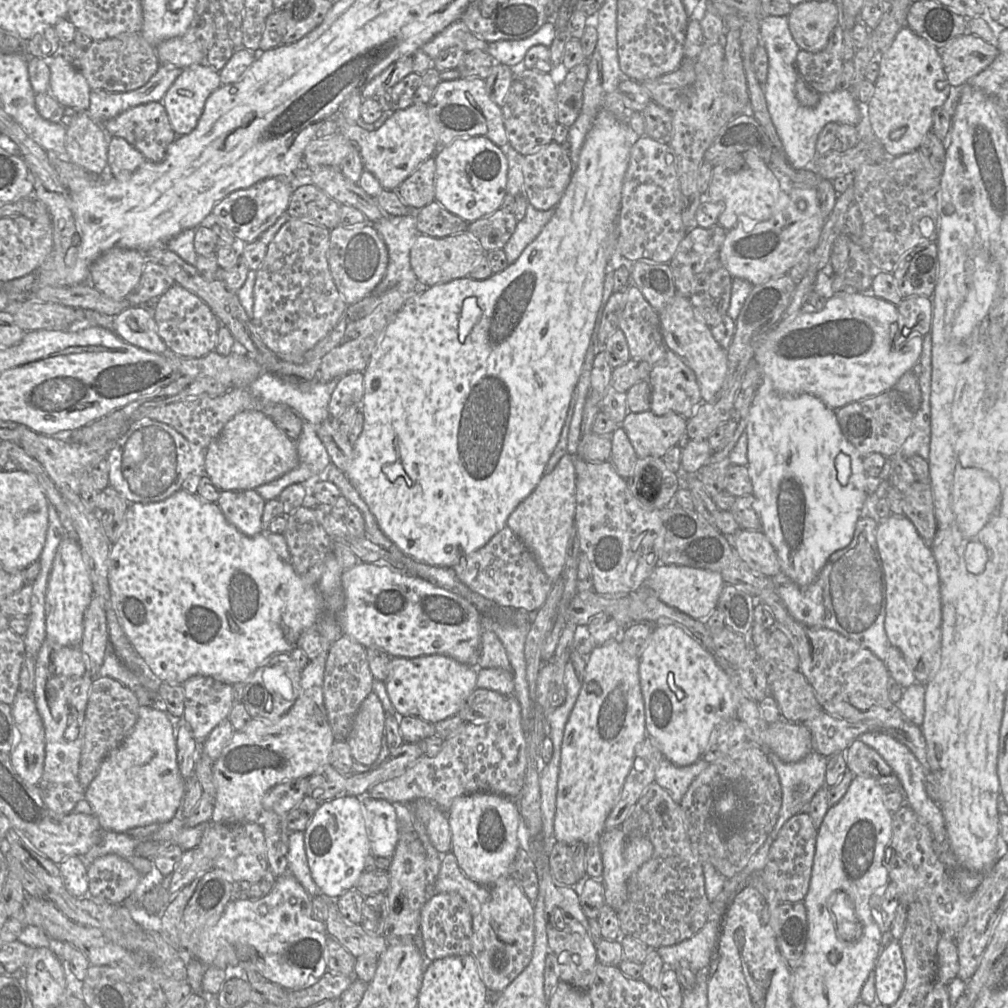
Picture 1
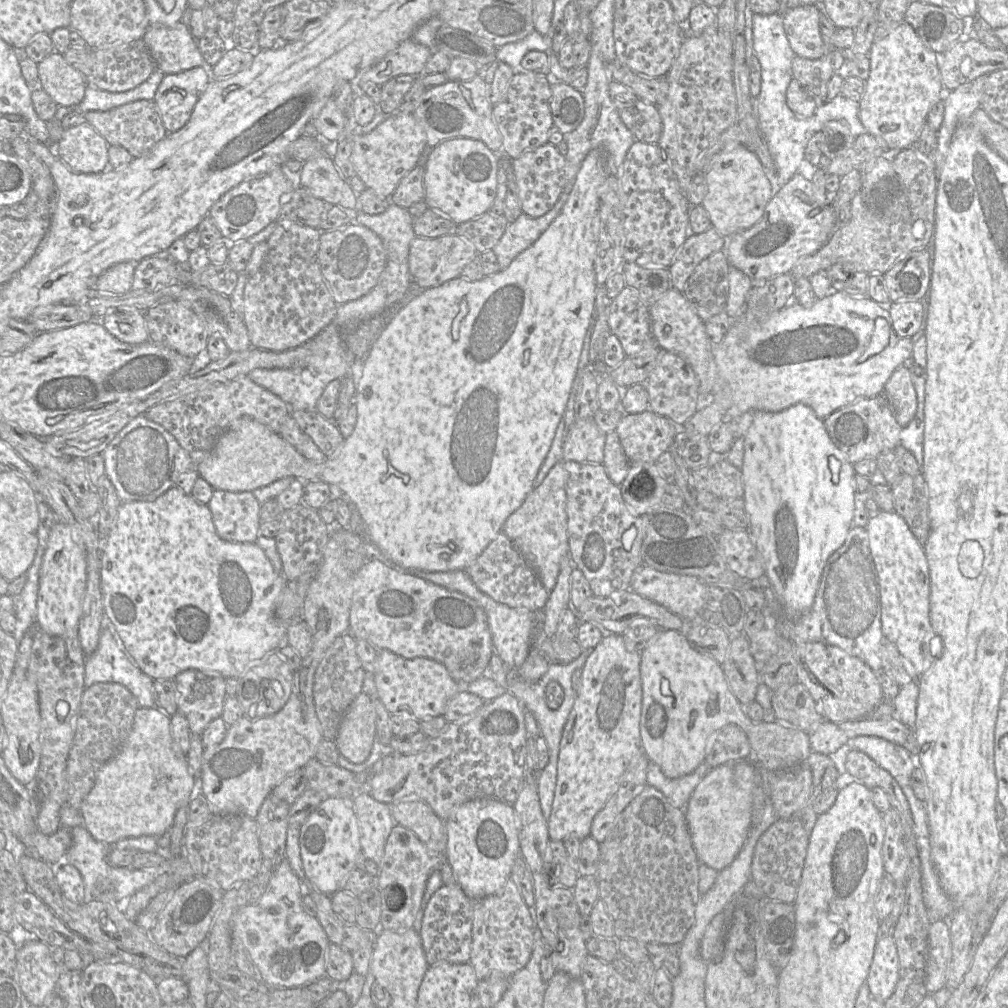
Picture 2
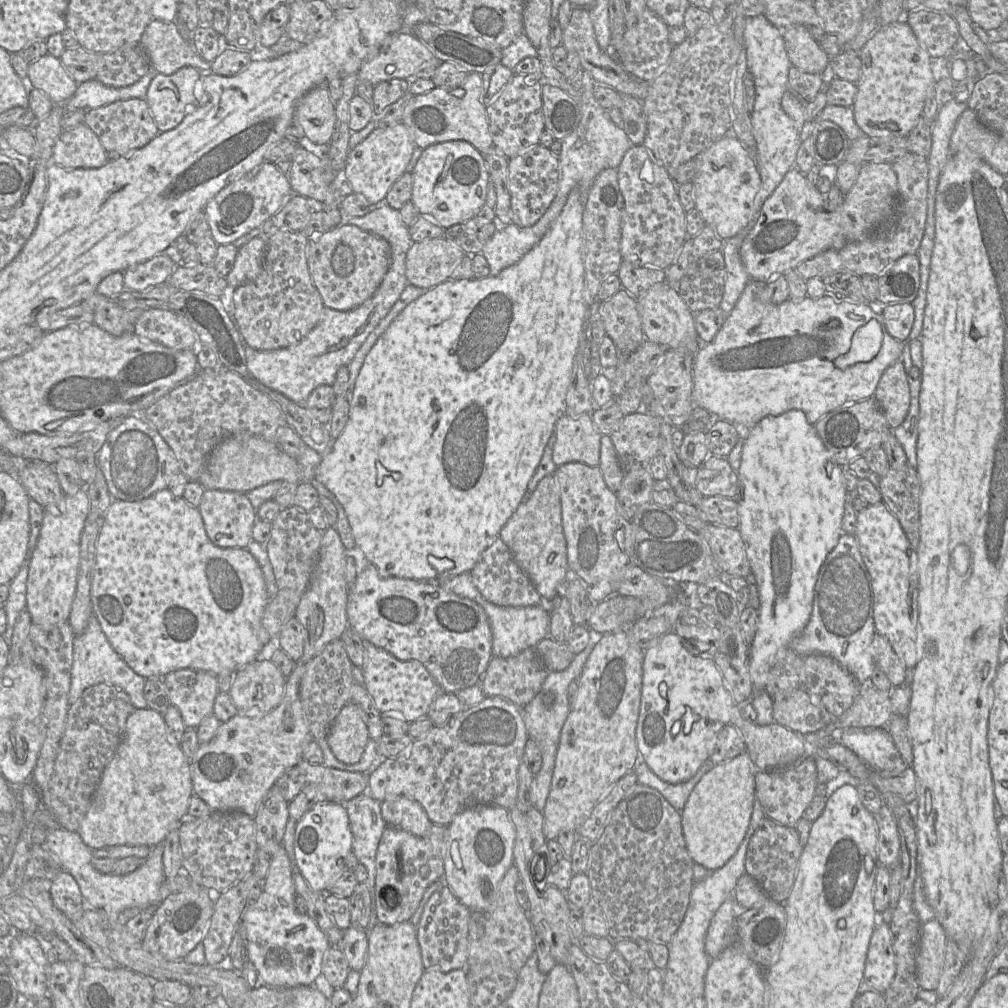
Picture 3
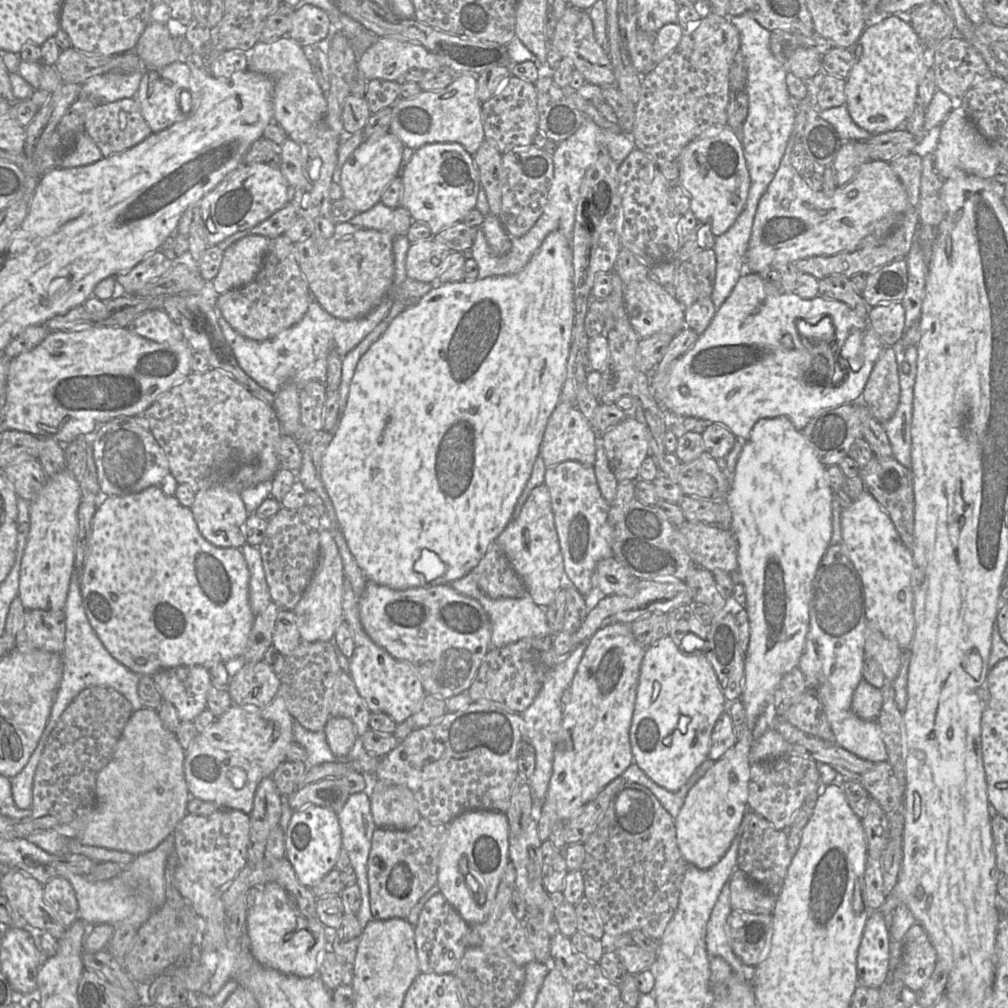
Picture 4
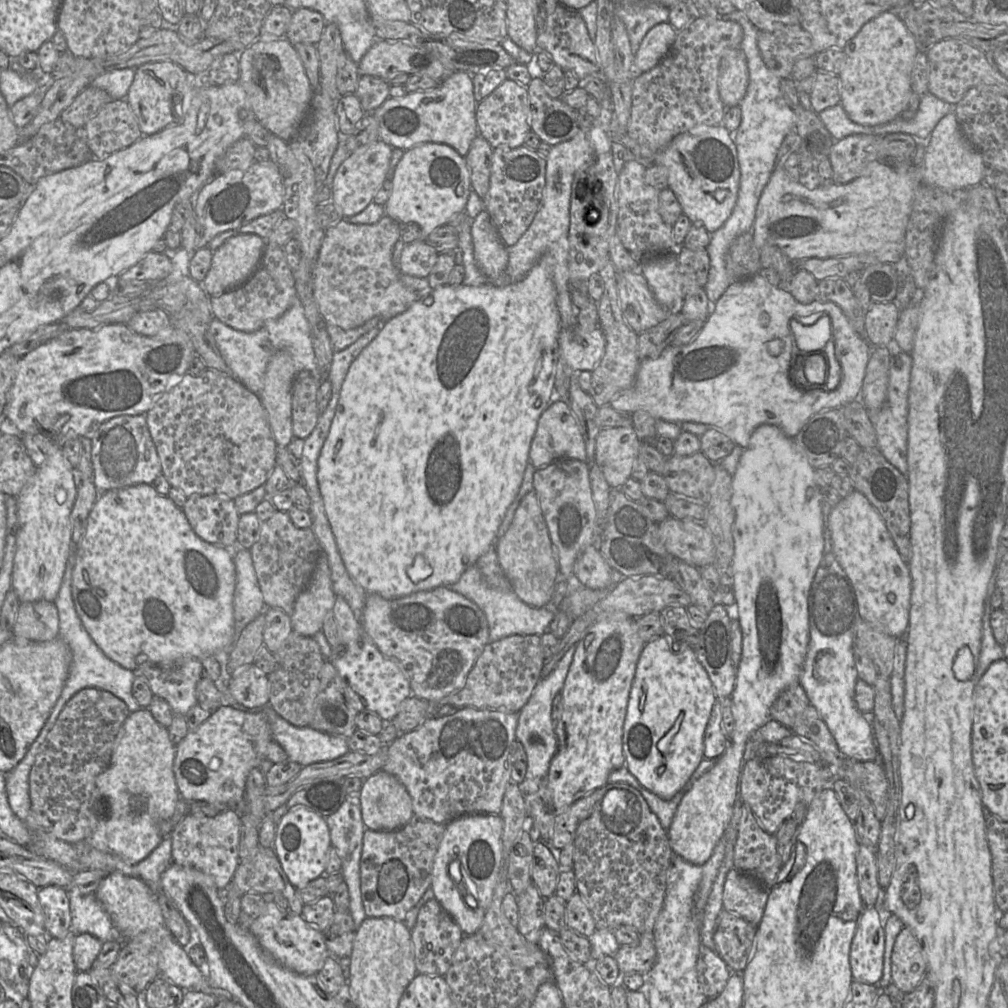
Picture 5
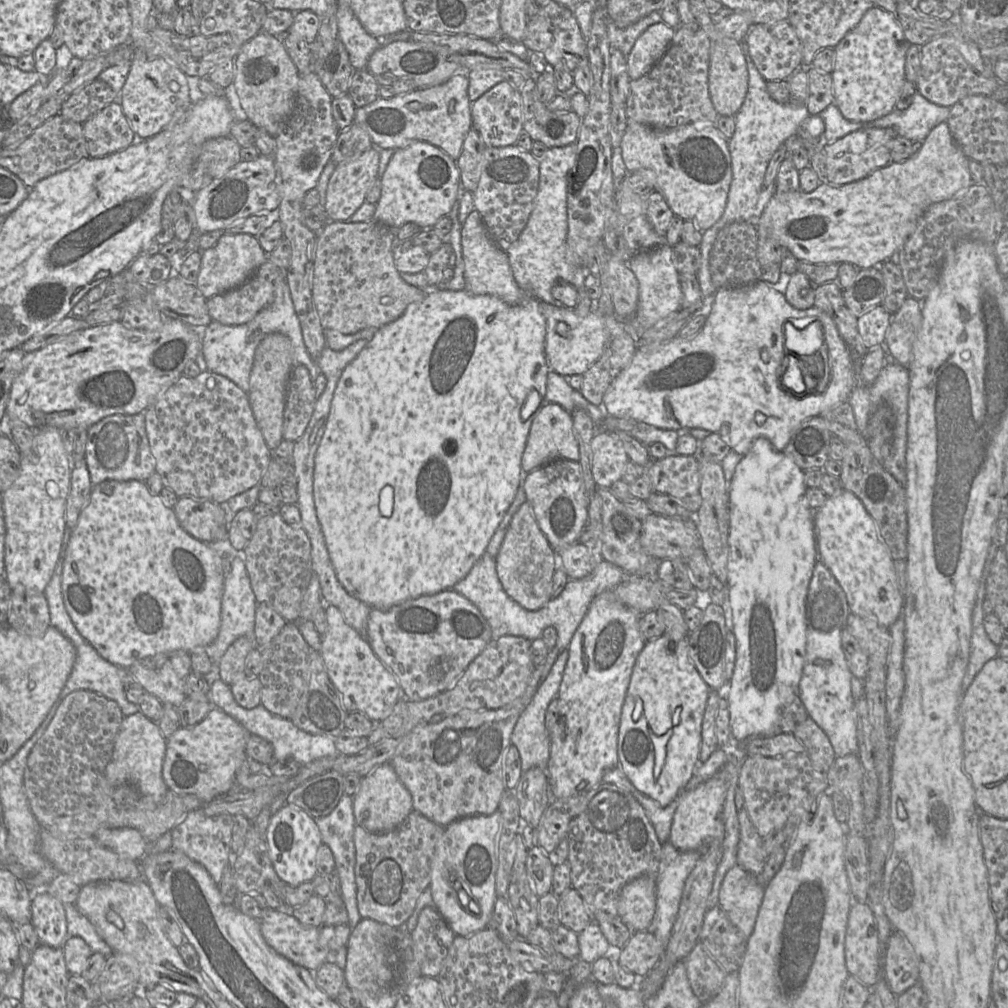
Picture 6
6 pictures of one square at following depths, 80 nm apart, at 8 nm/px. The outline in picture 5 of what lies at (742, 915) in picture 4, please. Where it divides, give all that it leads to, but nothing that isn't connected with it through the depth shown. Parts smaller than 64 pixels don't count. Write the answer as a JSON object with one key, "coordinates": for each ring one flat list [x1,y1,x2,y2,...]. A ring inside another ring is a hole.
{"coordinates":[[724,908,718,914,713,934,714,951,732,973,742,973,753,958,757,927]]}

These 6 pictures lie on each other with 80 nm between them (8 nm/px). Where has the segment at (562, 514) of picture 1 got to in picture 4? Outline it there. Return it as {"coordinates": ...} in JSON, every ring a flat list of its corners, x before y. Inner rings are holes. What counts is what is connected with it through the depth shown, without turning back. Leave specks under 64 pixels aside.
{"coordinates":[[544,483,531,491,519,515,510,521,497,537,496,542,524,583,534,603,545,609,557,591,564,586,566,574,555,527,551,496]]}

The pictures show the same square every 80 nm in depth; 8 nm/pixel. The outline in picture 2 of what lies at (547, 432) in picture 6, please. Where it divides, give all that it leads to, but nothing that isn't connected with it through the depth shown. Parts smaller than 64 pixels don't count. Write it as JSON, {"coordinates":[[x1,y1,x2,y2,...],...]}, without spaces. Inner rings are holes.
{"coordinates":[[576,419,565,435,563,443,563,461,587,462,603,464,606,433,596,425,594,419]]}

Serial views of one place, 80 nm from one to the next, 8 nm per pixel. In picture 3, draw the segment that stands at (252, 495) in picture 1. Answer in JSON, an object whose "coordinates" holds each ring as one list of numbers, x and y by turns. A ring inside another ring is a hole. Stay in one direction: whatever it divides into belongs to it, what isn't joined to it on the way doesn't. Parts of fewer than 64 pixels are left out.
{"coordinates":[[205,489,197,507,210,541,222,548,245,548,252,538,252,529,257,520,256,509,252,506,246,493]]}

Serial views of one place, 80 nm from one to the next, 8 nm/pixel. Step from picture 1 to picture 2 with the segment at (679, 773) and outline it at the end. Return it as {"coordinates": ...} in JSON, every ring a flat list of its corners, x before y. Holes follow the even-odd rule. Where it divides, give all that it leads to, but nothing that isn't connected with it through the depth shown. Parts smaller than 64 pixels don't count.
{"coordinates":[[704,761,685,776,668,778,658,765,650,762,647,768,647,784,660,790,673,806,684,809,694,789,711,769,711,765]]}

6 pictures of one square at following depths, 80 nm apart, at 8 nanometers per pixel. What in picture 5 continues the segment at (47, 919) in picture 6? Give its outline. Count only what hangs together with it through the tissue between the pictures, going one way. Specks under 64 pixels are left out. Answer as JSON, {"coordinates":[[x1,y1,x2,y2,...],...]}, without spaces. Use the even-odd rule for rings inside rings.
{"coordinates":[[49,885,39,888,38,900,45,916,45,931,54,939,62,939,70,931,71,913,68,890]]}

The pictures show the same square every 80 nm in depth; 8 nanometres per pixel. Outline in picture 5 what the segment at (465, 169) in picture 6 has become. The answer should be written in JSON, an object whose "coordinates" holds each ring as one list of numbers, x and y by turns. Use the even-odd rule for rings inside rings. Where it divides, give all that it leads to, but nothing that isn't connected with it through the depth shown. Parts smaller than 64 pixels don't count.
{"coordinates":[[481,135,471,142,469,151,464,156,471,179,472,190,483,200,490,185,493,147]]}

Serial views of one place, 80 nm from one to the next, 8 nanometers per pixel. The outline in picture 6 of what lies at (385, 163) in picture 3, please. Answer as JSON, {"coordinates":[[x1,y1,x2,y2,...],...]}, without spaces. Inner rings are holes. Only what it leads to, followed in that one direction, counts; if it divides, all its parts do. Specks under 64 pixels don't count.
{"coordinates":[[373,146,356,159,337,165,326,191,324,207,334,222,348,219,365,202,378,177,380,151]]}

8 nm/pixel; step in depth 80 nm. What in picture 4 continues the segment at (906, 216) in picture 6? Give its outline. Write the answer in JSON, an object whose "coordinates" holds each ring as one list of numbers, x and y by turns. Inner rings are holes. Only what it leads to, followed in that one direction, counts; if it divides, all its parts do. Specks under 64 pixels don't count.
{"coordinates":[[963,107,954,108,941,124,934,165,942,179,975,175,983,179,994,178,1001,166,1000,159,989,141,980,133],[788,142,776,175,759,201,746,253,746,269,749,272,766,273,773,264,836,255,880,242,899,225,907,209,907,191,888,162,870,160,864,163,848,185,838,187,834,195,827,196,823,191,809,187,803,176,794,169,790,163,793,147,794,142]]}

